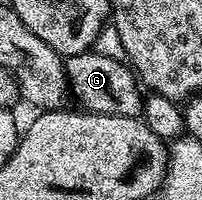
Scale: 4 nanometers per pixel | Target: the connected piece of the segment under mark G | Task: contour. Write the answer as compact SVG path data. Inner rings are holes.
M89 49L69 55L64 59L64 72L68 78L71 98L77 99L79 106L93 115L121 115L137 117L143 112L145 96L131 66L125 60L114 60Z

